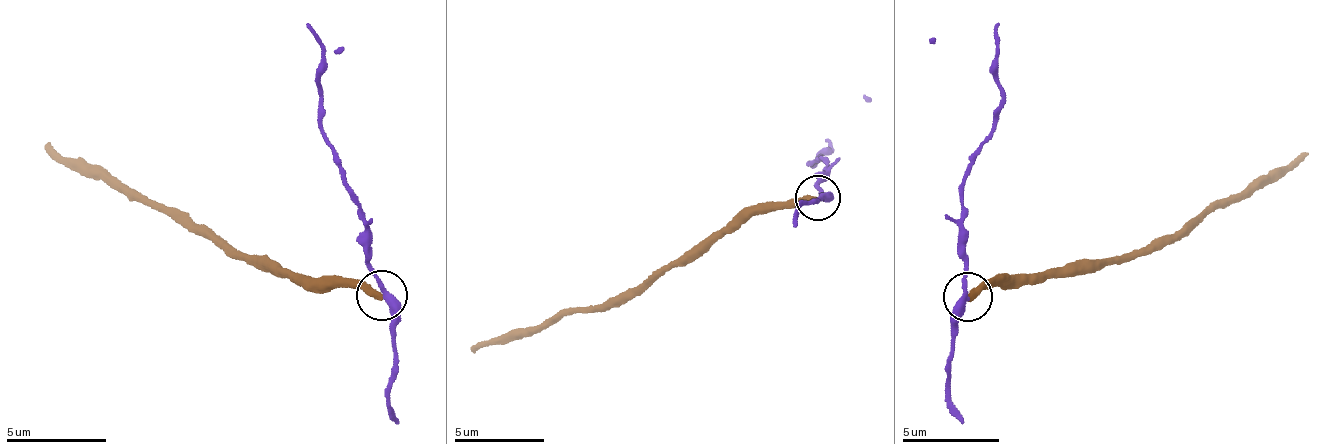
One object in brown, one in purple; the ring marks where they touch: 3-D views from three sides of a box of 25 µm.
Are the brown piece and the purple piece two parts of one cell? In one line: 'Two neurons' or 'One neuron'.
Two neurons

